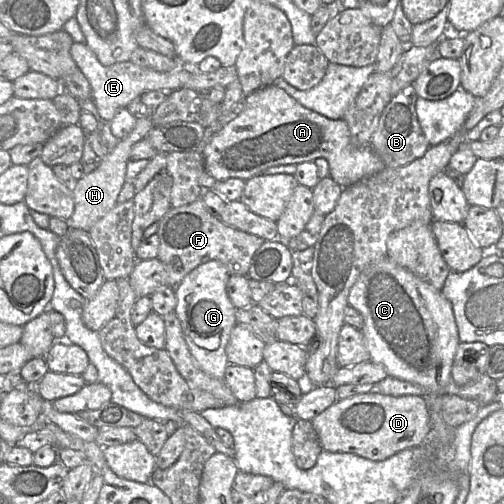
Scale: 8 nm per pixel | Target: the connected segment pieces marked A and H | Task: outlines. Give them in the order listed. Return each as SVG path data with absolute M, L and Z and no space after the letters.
M274 84L245 96L243 111L207 139L201 153L205 171L216 181L228 178L240 178L246 181L273 166L298 165L303 162L314 161L317 158L324 158L329 165L329 176L342 188L346 188L386 168L382 159L370 146L359 146L353 141L345 120L332 120L305 108Z
M151 118L136 119L133 130L125 138L99 160L98 167L88 175L72 184L74 197L74 213L67 220L69 227L88 232L102 217L104 217L117 204L117 198L126 182L126 169L130 161L130 152L134 144L146 137L154 127Z

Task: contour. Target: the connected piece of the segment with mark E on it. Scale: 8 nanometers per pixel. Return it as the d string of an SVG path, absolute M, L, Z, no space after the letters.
M74 42L71 45L70 54L77 67L89 81L91 98L100 117L105 122L110 122L120 108L127 107L133 99L144 92L153 90L173 91L184 88L192 74L192 69L185 70L182 68L177 68L169 72L159 72L140 67L131 61L104 66L85 43Z

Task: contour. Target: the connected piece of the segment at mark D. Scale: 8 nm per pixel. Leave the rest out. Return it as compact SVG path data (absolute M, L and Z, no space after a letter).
M361 393L337 400L311 422L323 450L353 453L373 461L383 461L408 448L425 446L430 431L426 398L418 395Z

